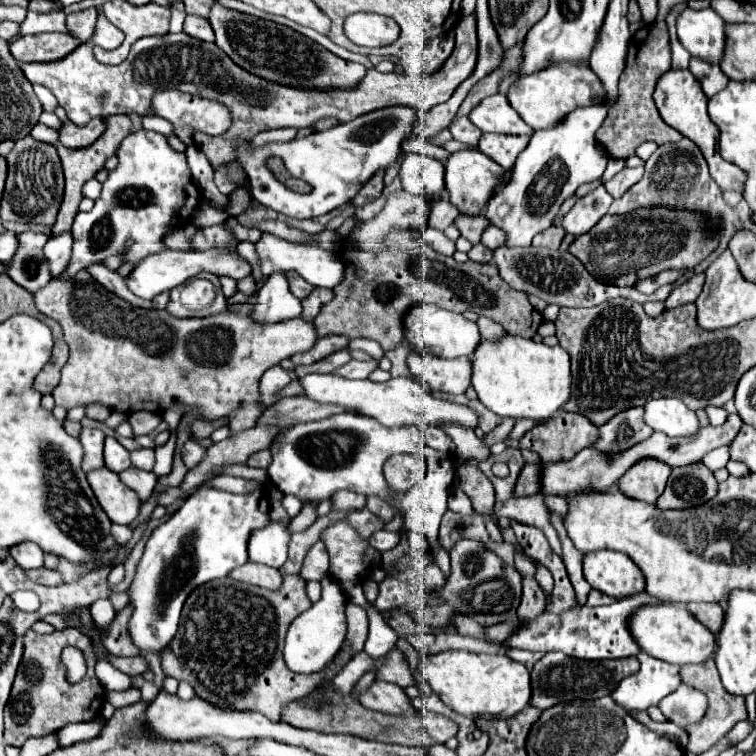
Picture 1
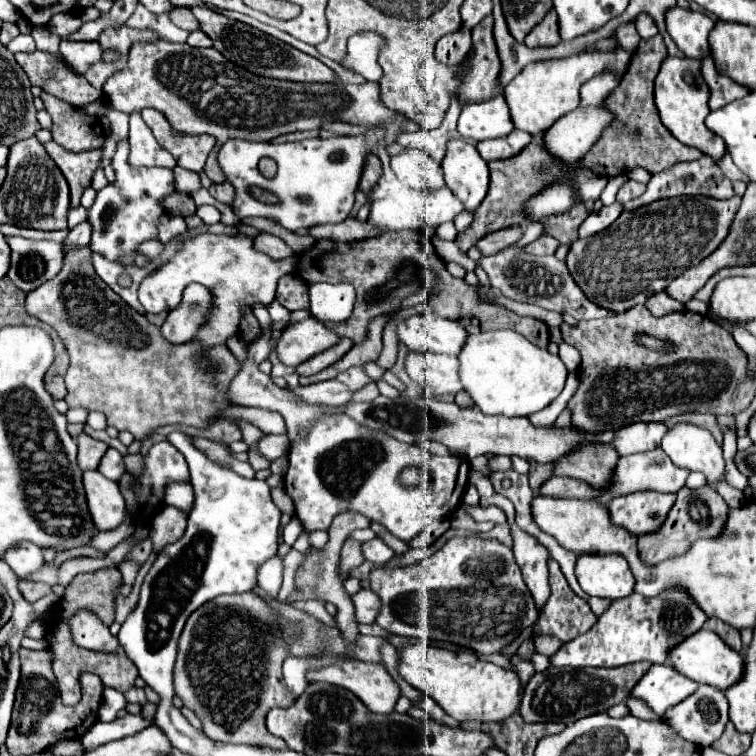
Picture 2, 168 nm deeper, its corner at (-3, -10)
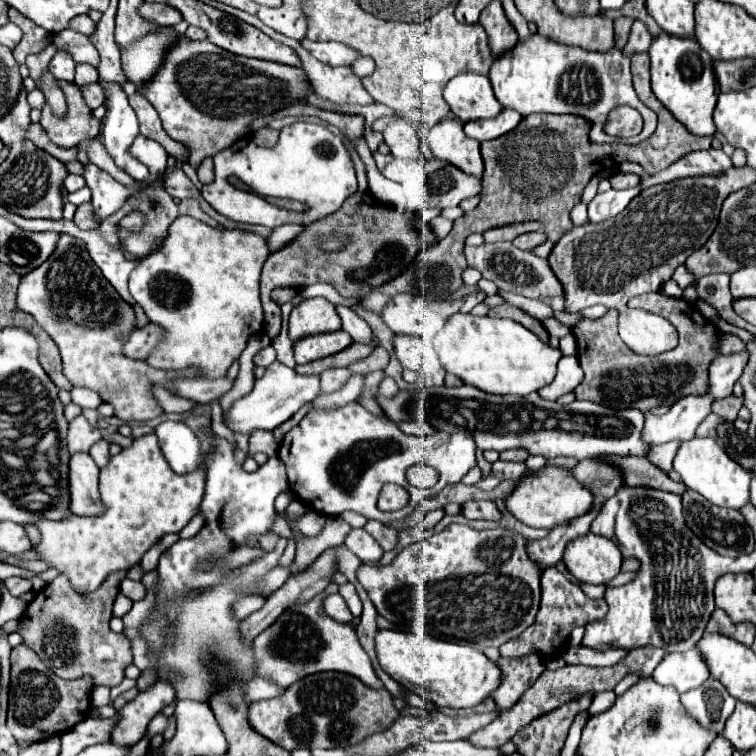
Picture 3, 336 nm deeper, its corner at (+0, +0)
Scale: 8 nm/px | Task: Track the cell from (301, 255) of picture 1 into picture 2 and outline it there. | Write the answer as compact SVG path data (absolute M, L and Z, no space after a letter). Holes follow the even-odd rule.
M312 284L310 312L322 322L346 322L354 308L354 288L350 284Z

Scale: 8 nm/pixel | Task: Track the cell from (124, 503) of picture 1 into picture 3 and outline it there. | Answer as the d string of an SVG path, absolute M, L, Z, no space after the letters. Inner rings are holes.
M73 454L69 462L69 488L71 488L71 514L99 516L105 506L99 498L99 468L89 454Z

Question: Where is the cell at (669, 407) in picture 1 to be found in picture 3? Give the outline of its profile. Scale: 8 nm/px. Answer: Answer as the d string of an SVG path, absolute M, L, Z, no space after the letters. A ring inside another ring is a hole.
M695 436L687 442L681 442L681 446L675 454L675 460L673 460L673 468L675 468L675 472L679 472L679 476L687 488L699 492L711 504L739 510L749 502L751 472L743 470L735 460L731 460L727 456L727 452L709 436L707 438Z

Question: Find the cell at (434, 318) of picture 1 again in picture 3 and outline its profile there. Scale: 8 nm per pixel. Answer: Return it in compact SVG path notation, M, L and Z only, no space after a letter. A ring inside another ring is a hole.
M413 294L393 296L383 308L381 318L395 334L411 336L433 336L443 328L445 322L423 296Z

